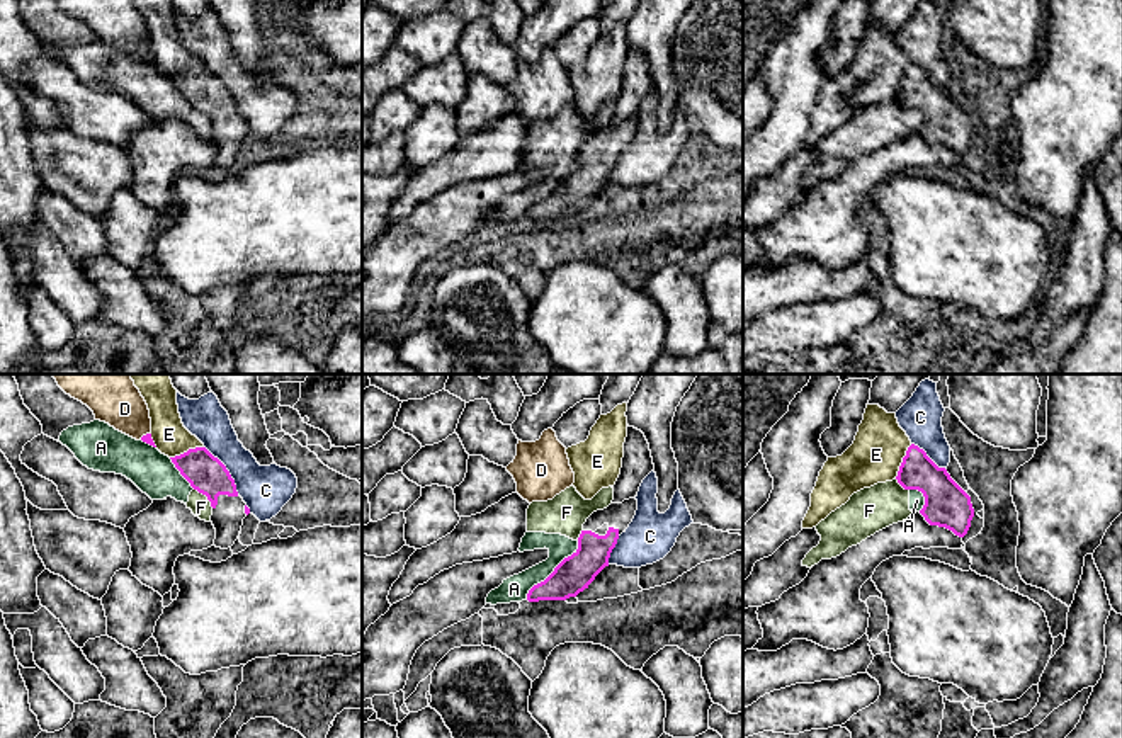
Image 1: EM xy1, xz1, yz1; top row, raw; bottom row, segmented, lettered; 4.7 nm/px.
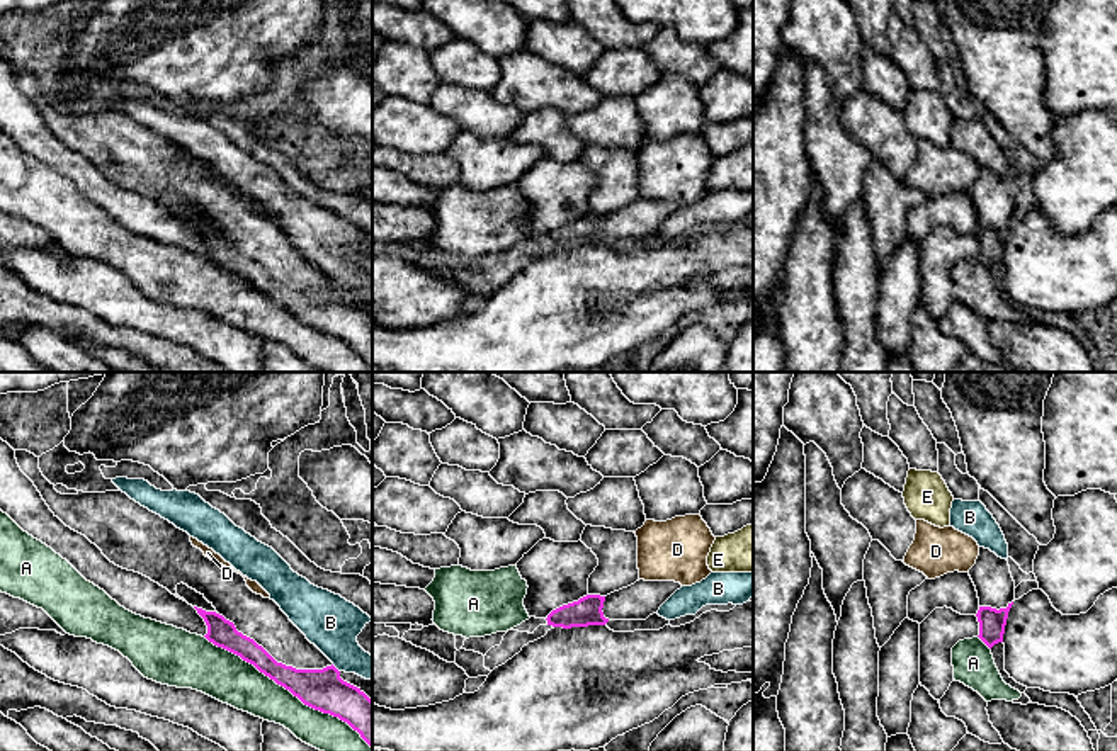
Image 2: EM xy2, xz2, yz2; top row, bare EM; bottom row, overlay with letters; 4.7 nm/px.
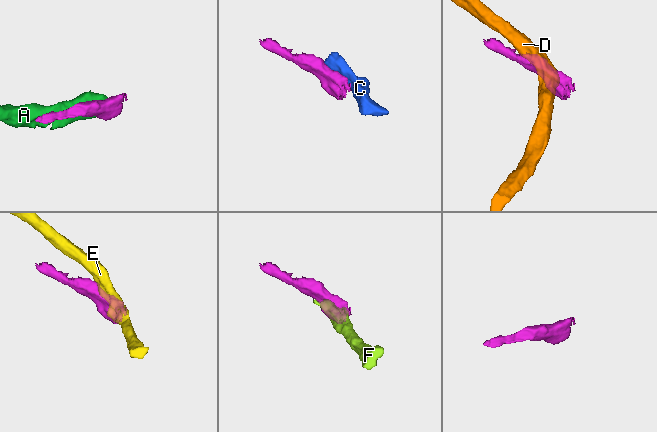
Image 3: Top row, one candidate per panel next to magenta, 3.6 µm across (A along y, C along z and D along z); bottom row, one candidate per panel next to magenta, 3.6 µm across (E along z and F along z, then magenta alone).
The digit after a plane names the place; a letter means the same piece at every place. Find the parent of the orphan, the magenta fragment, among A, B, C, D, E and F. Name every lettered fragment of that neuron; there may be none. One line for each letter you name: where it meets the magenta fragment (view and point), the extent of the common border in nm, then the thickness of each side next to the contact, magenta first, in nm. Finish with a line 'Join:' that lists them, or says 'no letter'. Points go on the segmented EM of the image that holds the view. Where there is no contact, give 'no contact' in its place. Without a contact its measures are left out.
Join: no letter

